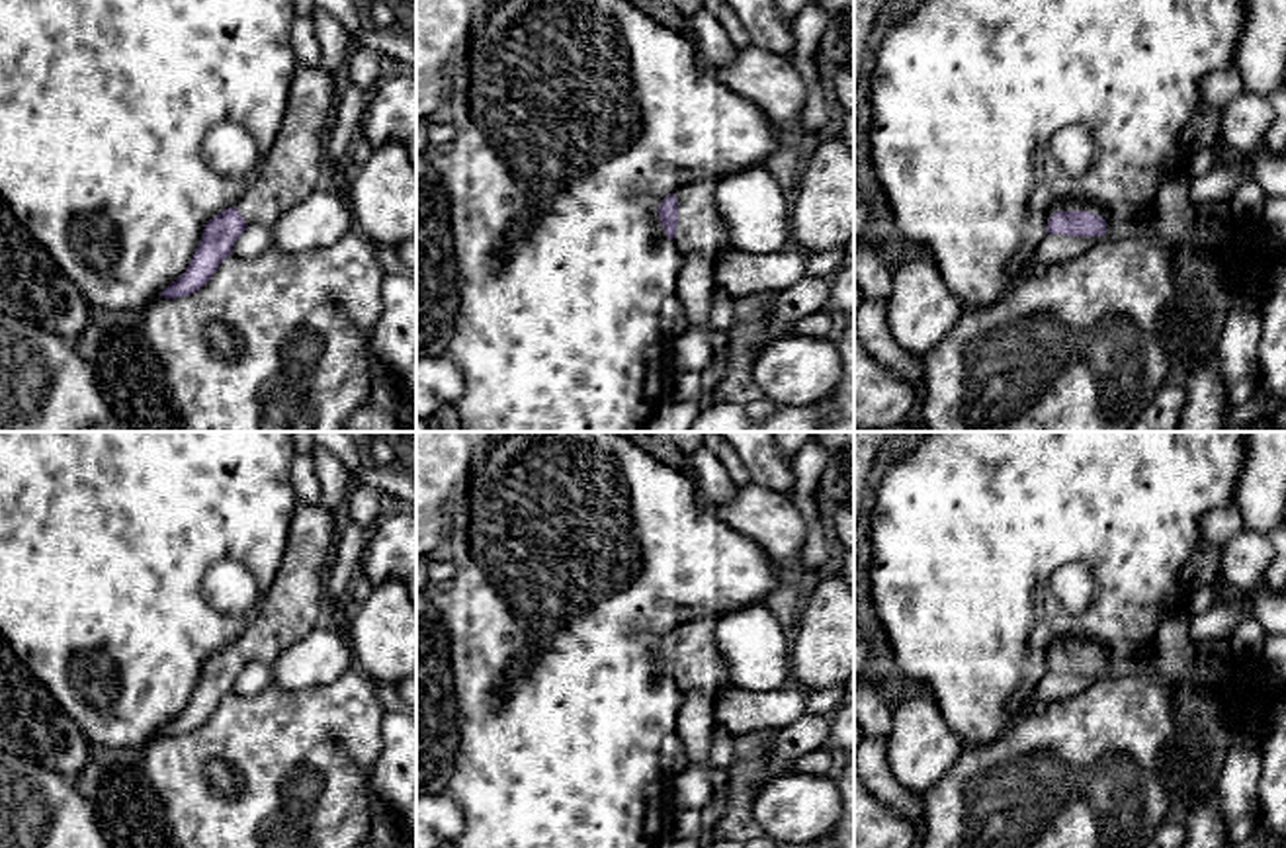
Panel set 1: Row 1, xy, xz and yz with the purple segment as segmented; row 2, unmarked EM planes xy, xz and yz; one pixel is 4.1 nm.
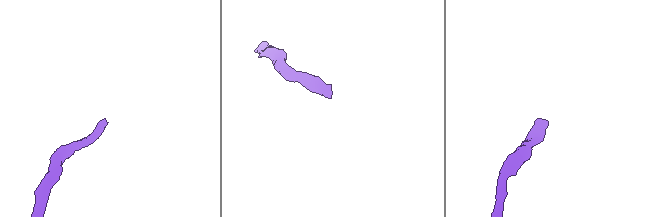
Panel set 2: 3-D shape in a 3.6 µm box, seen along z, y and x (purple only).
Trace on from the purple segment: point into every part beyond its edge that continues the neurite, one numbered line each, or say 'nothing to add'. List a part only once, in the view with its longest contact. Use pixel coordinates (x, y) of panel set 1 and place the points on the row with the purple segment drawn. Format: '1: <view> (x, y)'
1: yz (1070, 204)

